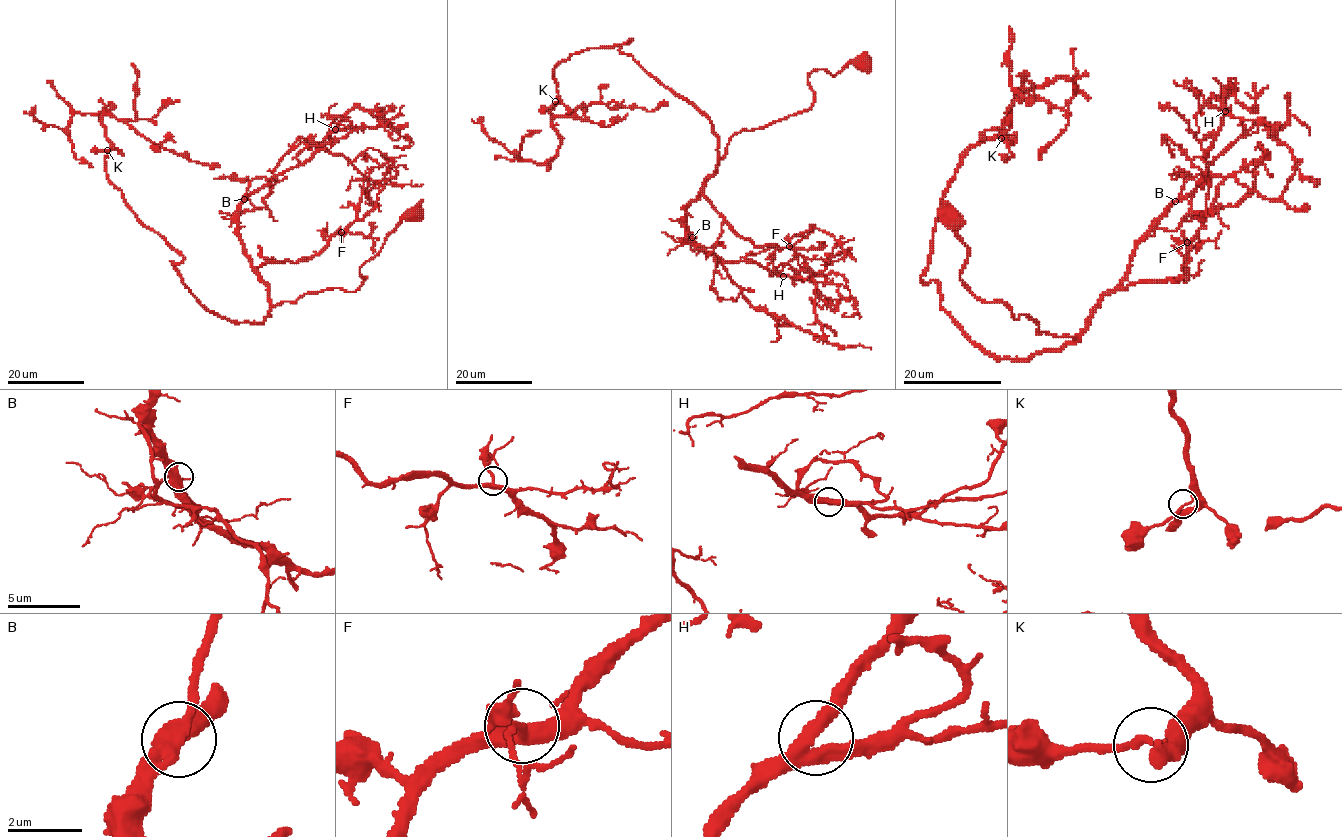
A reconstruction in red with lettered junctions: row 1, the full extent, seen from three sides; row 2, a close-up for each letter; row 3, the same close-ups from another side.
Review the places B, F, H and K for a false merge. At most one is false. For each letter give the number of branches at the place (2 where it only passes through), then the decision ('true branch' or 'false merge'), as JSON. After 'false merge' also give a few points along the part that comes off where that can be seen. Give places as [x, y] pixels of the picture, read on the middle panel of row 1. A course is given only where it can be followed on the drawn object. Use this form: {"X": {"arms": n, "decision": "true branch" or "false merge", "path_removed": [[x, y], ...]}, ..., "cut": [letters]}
{"B": {"arms": 2, "decision": "true branch"}, "F": {"arms": 3, "decision": "true branch"}, "H": {"arms": 3, "decision": "true branch"}, "K": {"arms": 2, "decision": "true branch"}, "cut": []}

